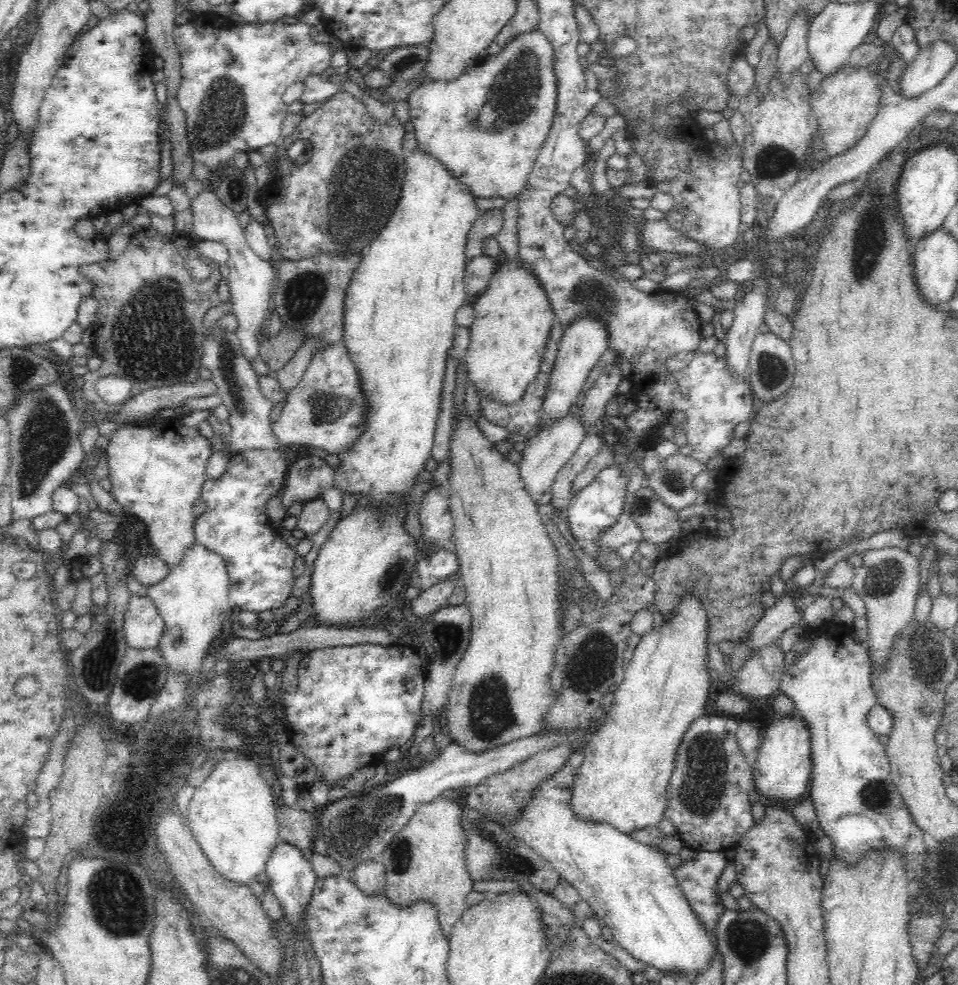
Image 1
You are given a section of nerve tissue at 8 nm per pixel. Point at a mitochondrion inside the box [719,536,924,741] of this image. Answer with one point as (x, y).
(879, 583)

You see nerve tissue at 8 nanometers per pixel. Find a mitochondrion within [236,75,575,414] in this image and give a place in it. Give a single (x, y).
(345, 233)

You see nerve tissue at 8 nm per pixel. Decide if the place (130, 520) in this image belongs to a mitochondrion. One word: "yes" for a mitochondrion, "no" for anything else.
no

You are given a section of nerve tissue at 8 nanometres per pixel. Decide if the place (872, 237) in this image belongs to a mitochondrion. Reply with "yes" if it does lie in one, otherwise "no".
yes

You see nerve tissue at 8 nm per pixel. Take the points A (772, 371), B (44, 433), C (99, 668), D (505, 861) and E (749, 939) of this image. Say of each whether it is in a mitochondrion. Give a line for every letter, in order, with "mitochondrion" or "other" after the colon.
A: mitochondrion
B: mitochondrion
C: mitochondrion
D: mitochondrion
E: mitochondrion

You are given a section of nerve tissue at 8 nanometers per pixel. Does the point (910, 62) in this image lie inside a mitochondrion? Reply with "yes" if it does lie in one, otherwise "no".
no

